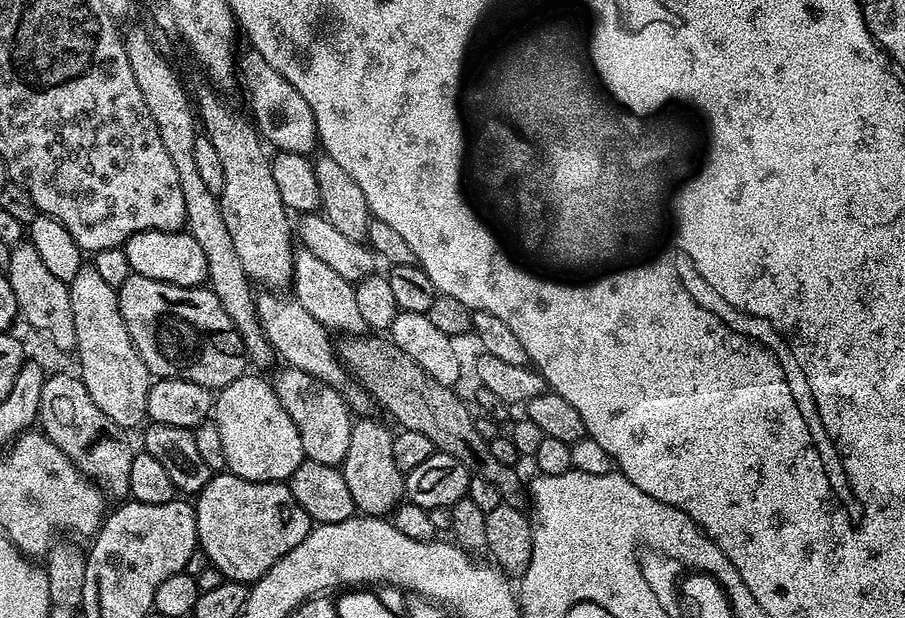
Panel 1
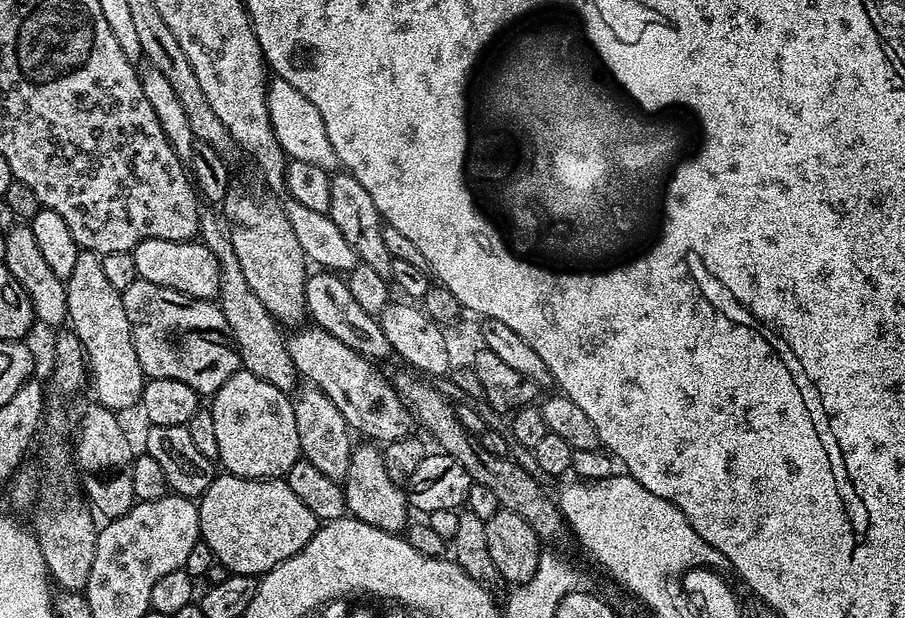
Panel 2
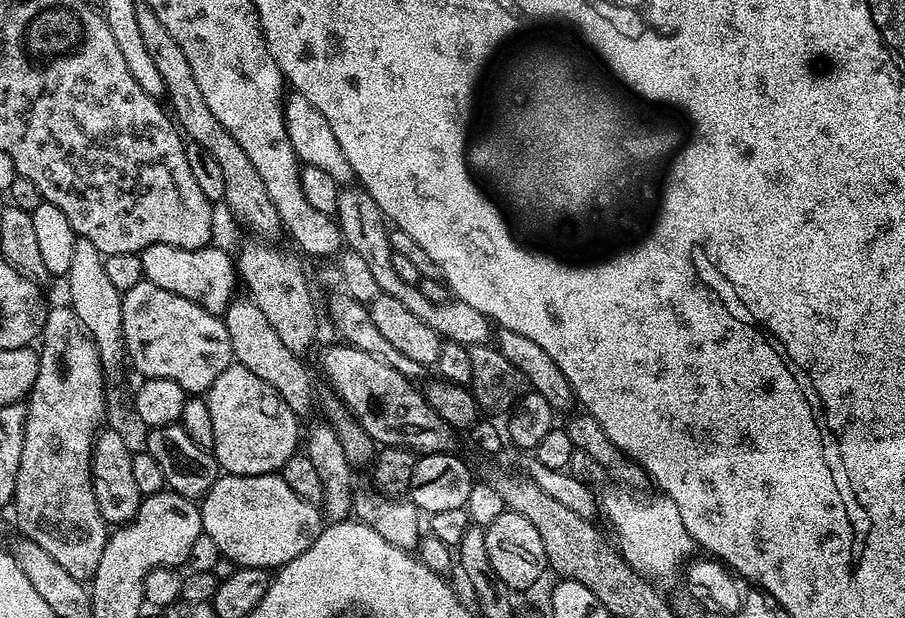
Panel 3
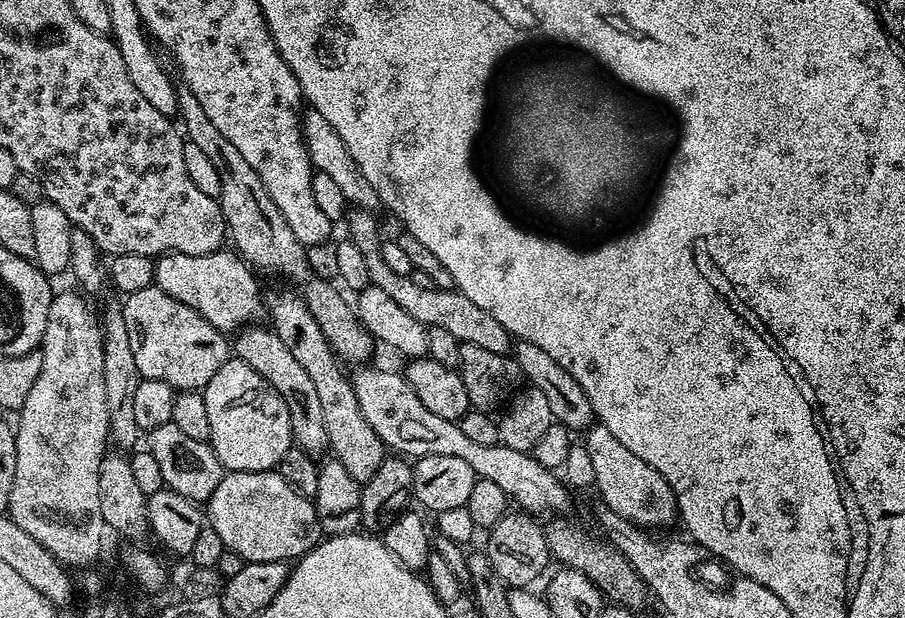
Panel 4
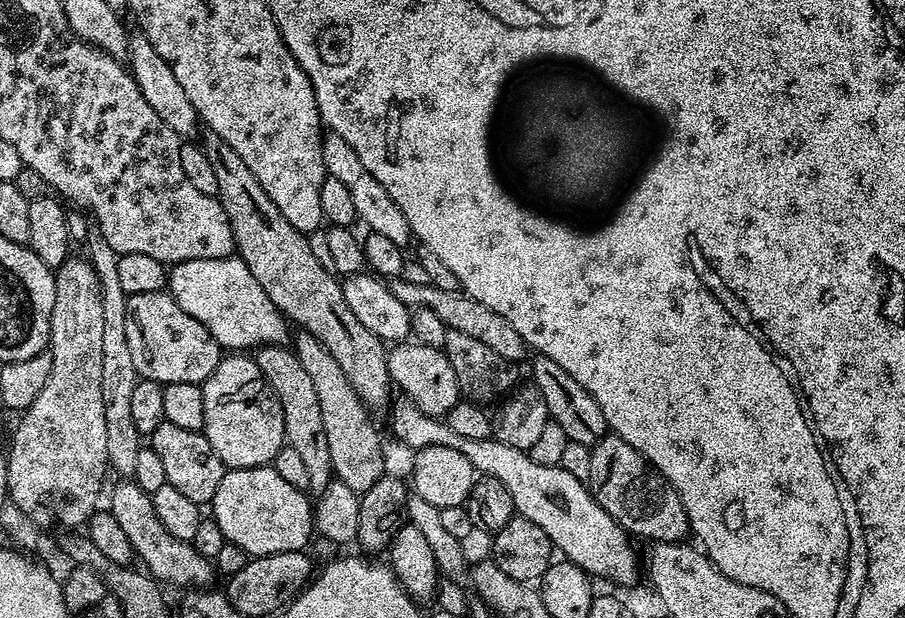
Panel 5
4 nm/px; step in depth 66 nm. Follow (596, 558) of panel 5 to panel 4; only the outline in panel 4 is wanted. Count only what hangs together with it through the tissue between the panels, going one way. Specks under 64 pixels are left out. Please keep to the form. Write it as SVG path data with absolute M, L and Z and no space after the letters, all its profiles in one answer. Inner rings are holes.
M360 366L351 373L350 379L354 388L354 394L358 398L358 406L362 414L366 414L366 422L374 426L374 434L382 438L385 449L399 454L404 458L419 458L422 456L433 456L434 454L447 454L450 458L462 458L462 462L467 462L470 470L476 472L477 477L490 482L498 482L502 490L508 493L514 501L517 509L523 510L529 514L536 512L552 512L548 514L560 514L563 508L568 508L572 504L569 489L565 488L559 480L556 479L556 473L551 468L543 468L538 461L527 452L522 450L508 449L504 444L498 443L494 446L481 446L479 442L474 442L467 434L462 434L459 423L455 420L441 418L440 415L426 410L422 406L418 394L410 386L407 375L396 372L383 372L380 368L368 368L372 366Z

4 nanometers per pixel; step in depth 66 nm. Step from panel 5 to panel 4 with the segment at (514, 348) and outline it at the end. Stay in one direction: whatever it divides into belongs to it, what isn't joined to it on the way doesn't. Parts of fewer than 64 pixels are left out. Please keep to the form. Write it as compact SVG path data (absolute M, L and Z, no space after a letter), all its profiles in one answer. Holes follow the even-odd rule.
M353 207L346 216L346 225L348 224L346 236L347 239L352 240L355 246L358 246L363 255L363 261L367 265L369 285L383 290L388 297L394 298L394 302L398 302L398 306L402 306L402 310L406 310L406 314L410 314L410 318L418 318L418 322L422 322L425 328L429 330L437 328L438 331L453 336L460 344L483 346L486 350L491 350L493 354L509 355L514 348L514 337L511 332L506 330L506 326L502 326L502 322L498 322L498 318L486 314L486 310L482 310L482 306L470 302L470 298L466 298L466 294L455 290L418 286L418 282L414 282L411 276L397 274L384 261L380 249L382 235L380 236L380 224L376 221L376 215L375 211L367 208Z

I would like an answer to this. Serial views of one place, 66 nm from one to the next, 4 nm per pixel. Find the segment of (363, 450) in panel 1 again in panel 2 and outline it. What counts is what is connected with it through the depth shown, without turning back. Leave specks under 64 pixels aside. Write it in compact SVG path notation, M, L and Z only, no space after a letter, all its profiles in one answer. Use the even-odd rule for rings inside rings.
M360 442L353 447L350 454L350 470L342 481L344 490L344 507L353 520L361 520L378 530L403 533L410 523L410 505L407 491L386 474L384 453L375 443Z

